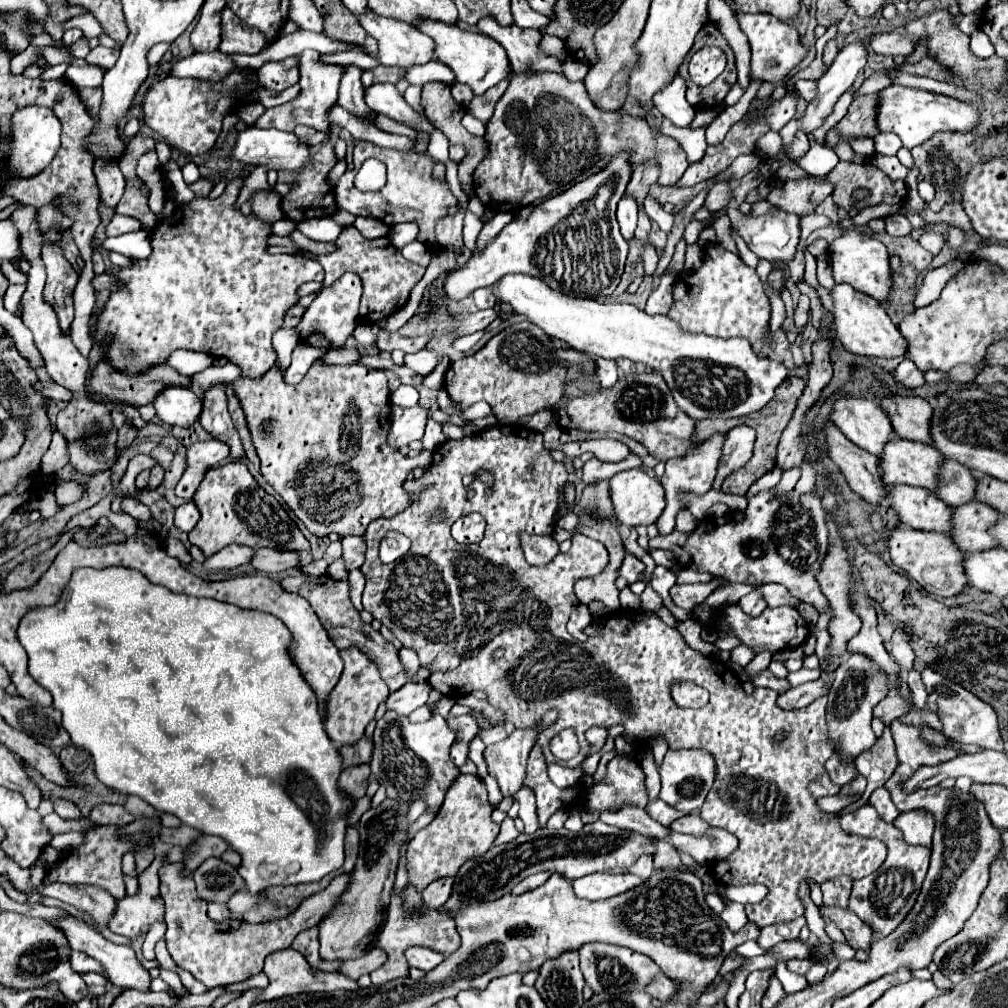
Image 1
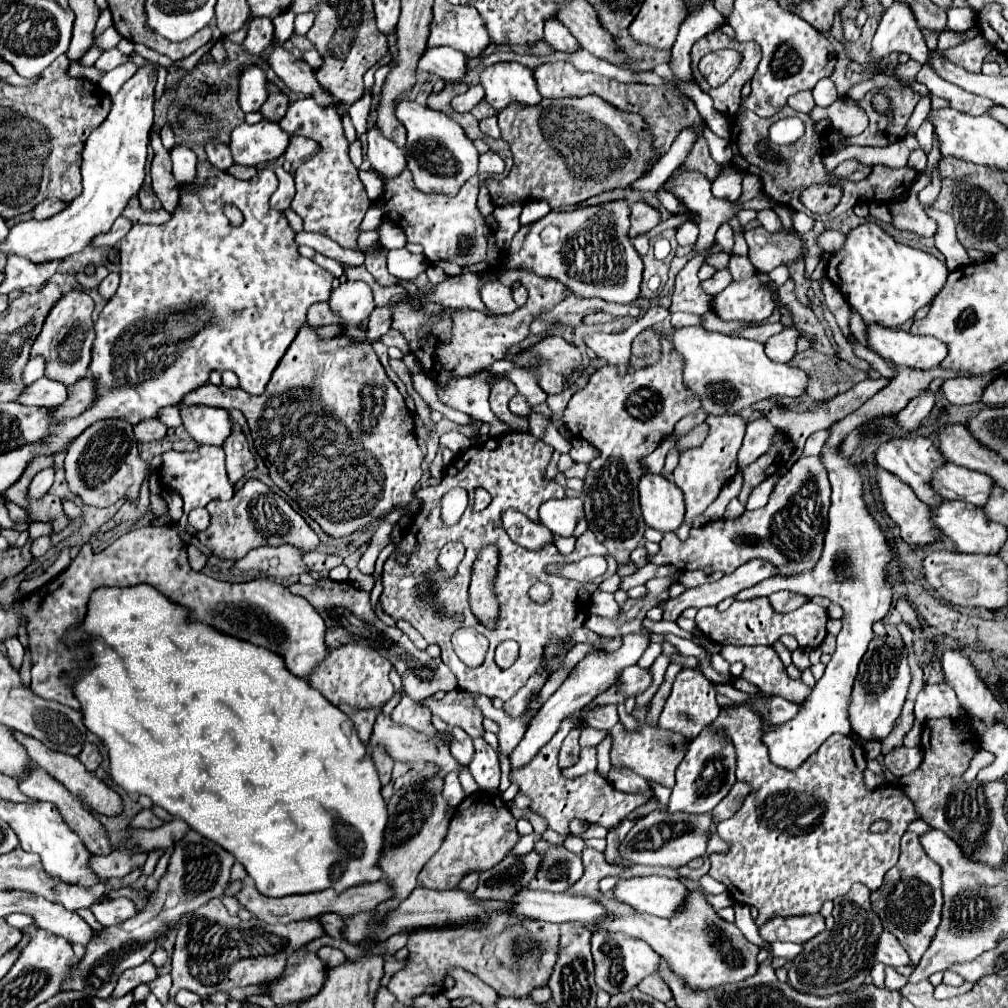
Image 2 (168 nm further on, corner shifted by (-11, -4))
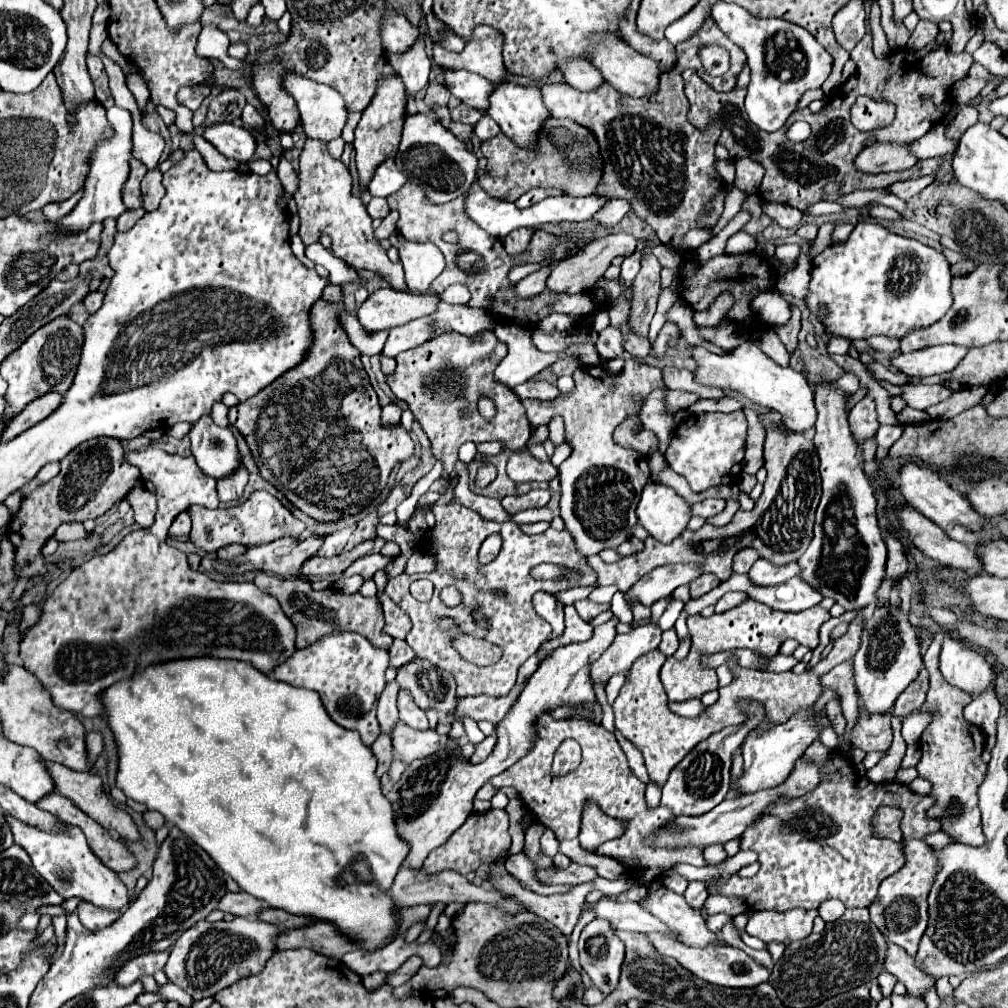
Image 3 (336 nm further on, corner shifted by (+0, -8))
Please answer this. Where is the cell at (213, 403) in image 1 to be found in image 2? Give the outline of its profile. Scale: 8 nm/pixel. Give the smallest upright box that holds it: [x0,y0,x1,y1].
[225,424,255,484]

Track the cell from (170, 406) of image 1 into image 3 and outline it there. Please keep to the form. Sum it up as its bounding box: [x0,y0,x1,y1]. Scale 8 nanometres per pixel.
[190,414,240,478]

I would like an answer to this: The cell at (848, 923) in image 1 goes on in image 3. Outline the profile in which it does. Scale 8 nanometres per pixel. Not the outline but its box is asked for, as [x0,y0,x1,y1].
[884,942,936,996]

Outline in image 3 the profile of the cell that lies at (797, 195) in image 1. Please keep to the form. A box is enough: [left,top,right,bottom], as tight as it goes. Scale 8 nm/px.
[854,144,916,172]

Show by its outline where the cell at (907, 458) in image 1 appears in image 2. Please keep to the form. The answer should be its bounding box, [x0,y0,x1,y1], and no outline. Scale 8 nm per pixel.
[933,462,995,508]

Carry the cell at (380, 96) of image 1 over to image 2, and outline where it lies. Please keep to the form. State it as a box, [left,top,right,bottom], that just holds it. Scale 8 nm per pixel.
[397,100,479,196]

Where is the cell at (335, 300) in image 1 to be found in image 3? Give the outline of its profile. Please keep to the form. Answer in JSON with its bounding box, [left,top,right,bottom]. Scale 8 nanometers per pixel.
[322,284,344,306]

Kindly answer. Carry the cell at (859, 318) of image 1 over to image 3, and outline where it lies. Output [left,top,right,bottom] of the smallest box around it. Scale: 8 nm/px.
[890,344,966,378]

